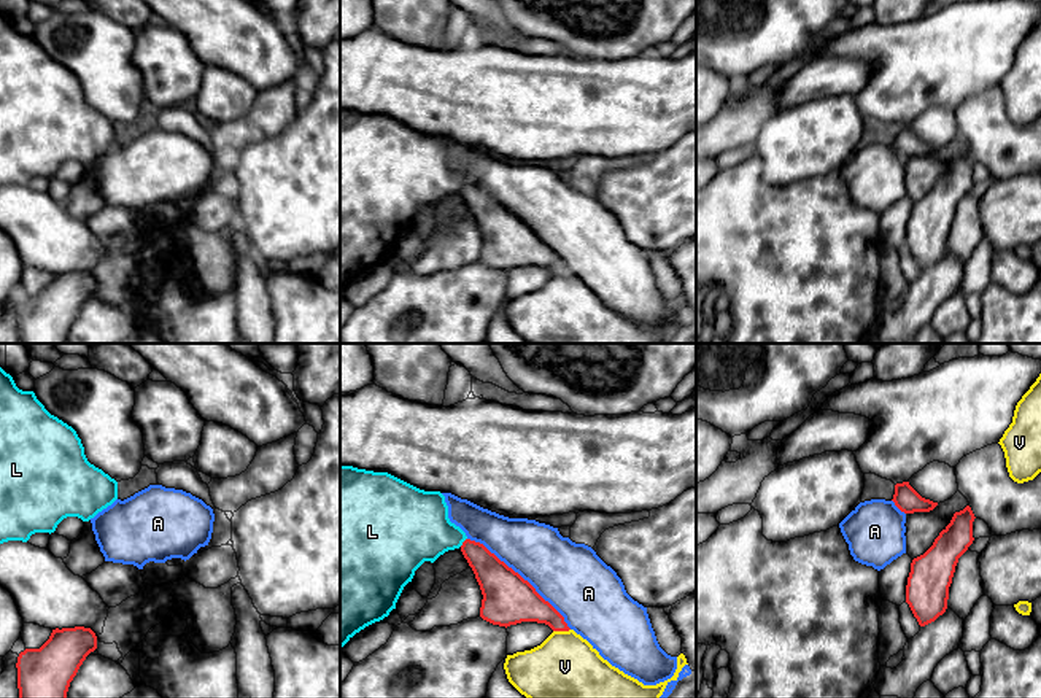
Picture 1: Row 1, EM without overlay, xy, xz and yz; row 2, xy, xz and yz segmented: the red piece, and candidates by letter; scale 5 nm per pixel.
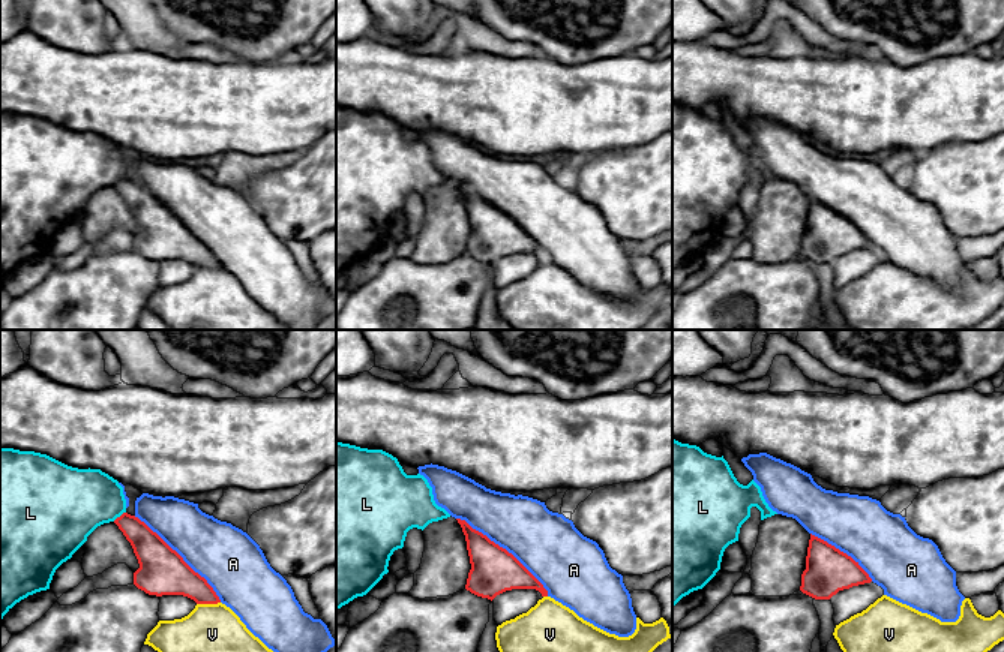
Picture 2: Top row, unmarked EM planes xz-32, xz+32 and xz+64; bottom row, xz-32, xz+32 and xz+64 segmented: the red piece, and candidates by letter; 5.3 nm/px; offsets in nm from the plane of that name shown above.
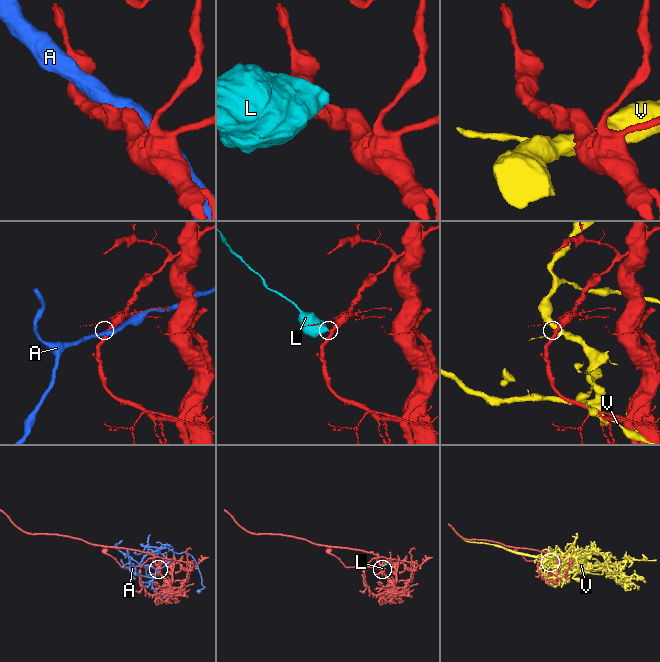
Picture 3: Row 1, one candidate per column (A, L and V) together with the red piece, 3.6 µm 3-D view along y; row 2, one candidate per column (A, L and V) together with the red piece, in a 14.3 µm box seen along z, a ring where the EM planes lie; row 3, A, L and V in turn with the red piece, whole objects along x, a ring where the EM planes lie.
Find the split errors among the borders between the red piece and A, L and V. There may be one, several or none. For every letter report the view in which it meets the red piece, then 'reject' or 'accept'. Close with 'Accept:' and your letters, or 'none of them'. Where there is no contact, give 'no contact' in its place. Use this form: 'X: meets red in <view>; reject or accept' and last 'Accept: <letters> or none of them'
A: meets red in xz; reject
L: meets red in xz; reject
V: meets red in xz; reject
Accept: none of them

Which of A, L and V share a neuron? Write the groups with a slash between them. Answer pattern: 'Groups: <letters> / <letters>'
Groups: A / L / V

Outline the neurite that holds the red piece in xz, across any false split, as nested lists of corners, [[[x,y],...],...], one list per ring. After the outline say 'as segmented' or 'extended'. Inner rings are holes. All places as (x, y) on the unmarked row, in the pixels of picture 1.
[[[466,183],[461,196],[483,238],[480,251],[483,264],[505,272],[521,266],[537,266],[548,269],[553,275],[571,273],[564,261],[528,224],[483,188]]]; as segmented

